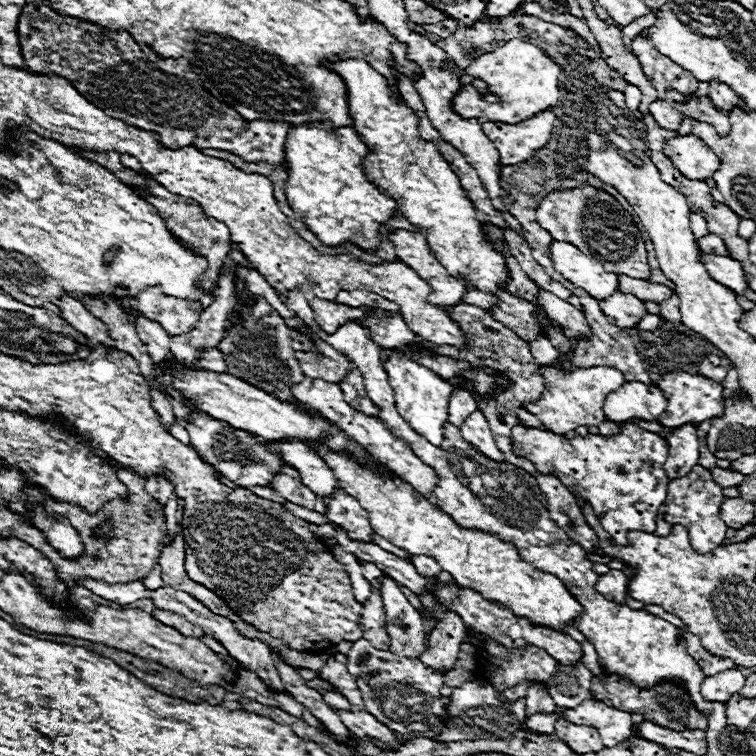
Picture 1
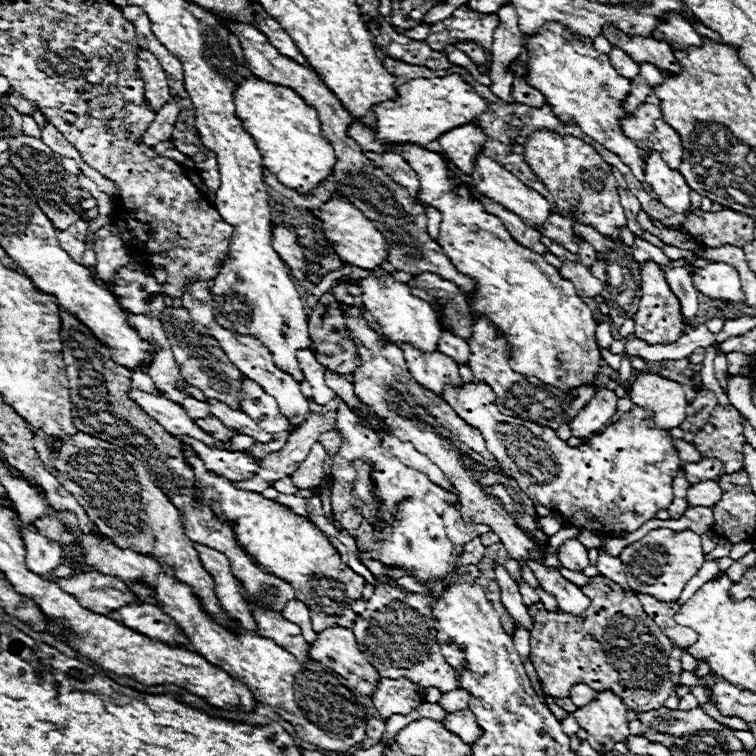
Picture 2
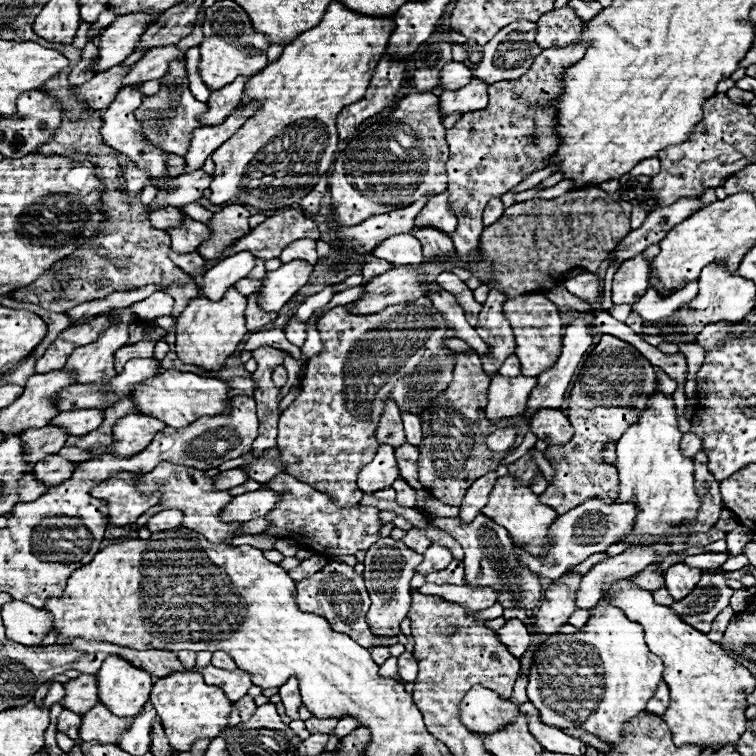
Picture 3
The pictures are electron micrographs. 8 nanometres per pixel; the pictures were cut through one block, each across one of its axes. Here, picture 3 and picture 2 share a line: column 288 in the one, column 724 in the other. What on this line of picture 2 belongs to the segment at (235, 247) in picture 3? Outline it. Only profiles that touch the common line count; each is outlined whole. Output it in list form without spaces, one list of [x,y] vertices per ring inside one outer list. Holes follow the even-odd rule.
[[[724,208],[722,212],[694,210],[686,216],[686,222],[680,226],[680,230],[688,232],[698,242],[710,248],[718,248],[722,244],[746,246],[754,240],[754,218],[736,214],[728,208]]]

